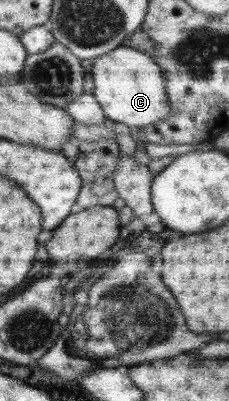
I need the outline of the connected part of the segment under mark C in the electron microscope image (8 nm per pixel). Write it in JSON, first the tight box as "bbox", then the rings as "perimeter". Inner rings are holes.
{"bbox":[92,44,173,128],"perimeter":[[[121,44],[109,54],[95,59],[92,94],[103,108],[107,119],[127,125],[129,128],[145,128],[165,121],[173,115],[165,90],[165,74],[149,53]]]}

